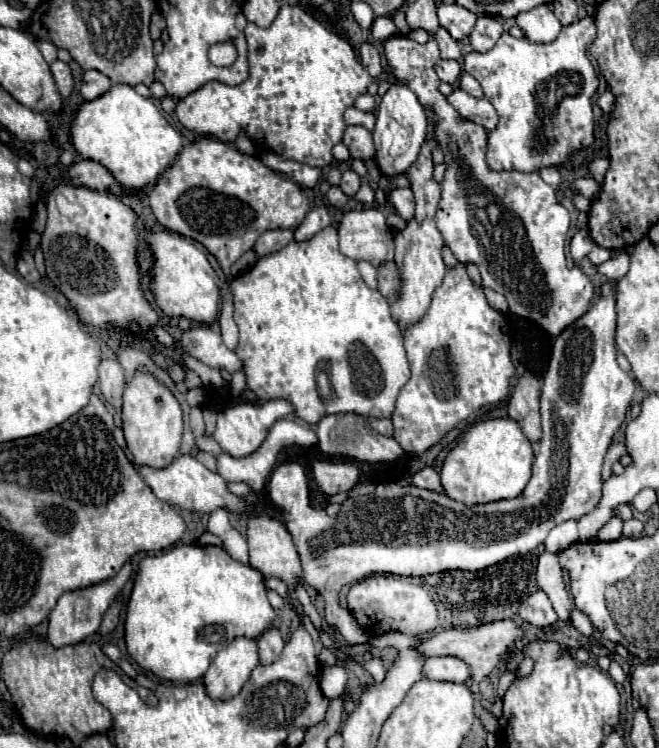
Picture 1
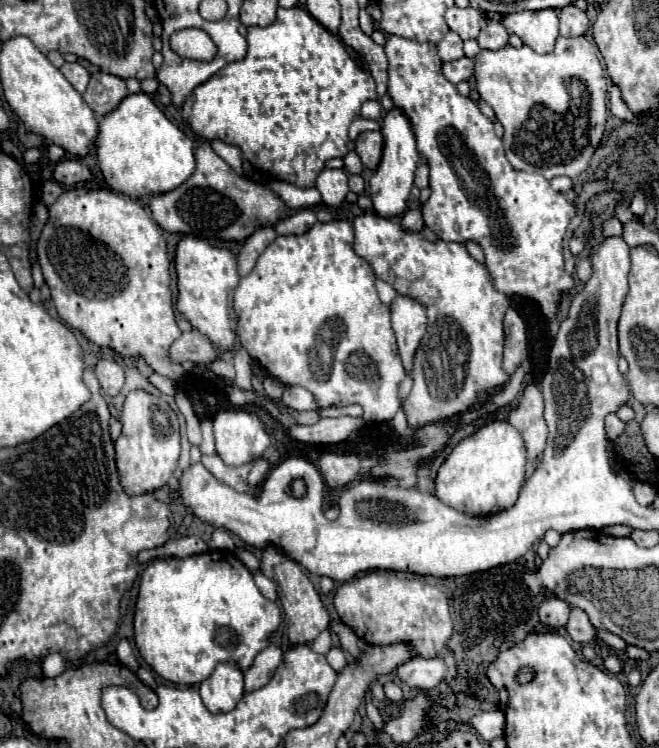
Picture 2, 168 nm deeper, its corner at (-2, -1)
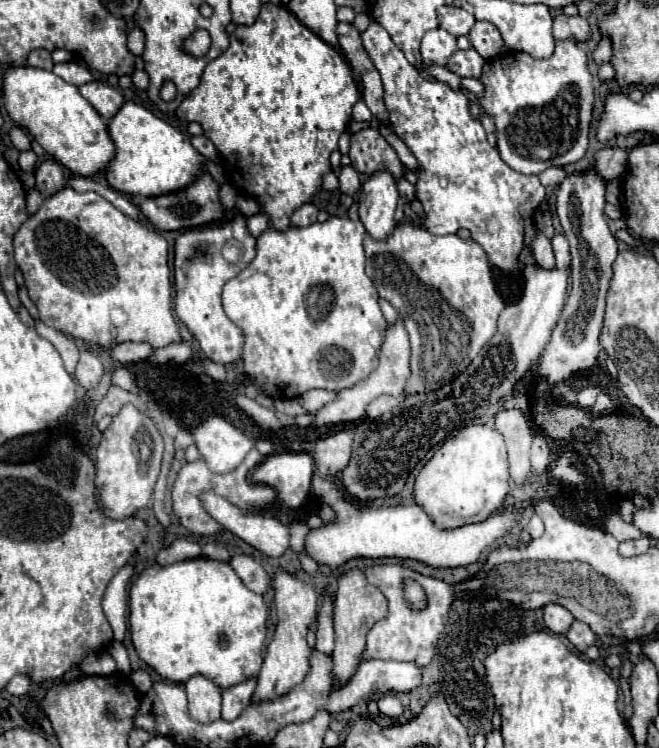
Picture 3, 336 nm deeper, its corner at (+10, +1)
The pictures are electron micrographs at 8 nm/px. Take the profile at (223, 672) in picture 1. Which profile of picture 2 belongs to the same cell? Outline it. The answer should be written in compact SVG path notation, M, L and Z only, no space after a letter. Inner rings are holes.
M220 662L200 684L200 696L212 714L230 712L244 694L244 672L236 662Z

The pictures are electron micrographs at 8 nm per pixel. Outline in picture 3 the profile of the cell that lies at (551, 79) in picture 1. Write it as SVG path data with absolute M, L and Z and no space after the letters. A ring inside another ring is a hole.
M566 40L566 42L556 42L556 52L546 58L546 60L536 60L524 52L512 52L512 54L504 54L502 58L492 58L484 64L484 72L482 72L482 84L486 88L484 96L478 100L482 110L494 120L498 132L498 152L502 156L502 160L512 166L514 170L522 172L522 174L540 174L542 170L550 168L550 166L566 166L566 164L572 164L572 162L578 162L584 154L586 154L586 148L588 148L588 132L590 132L590 124L592 124L592 108L594 108L594 92L592 92L592 74L588 70L588 56L584 54L584 50L578 48L578 44L572 44L572 40Z

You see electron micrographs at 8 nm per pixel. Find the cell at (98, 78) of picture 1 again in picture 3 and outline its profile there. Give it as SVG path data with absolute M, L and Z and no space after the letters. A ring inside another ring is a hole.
M88 82L88 84L80 86L78 90L106 120L110 120L124 104L124 96L120 94L120 90L116 90L108 84L102 84L102 82Z

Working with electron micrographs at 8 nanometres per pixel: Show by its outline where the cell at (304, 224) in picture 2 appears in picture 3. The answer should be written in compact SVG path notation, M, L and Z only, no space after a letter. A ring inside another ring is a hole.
M302 204L294 214L292 214L292 226L310 226L312 218L316 222L318 208L314 204Z

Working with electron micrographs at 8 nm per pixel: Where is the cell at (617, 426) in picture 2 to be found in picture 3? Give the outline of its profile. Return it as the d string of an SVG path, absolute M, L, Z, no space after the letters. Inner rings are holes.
M590 384L590 386L584 386L582 390L580 390L580 394L578 394L578 404L582 406L582 408L592 408L592 404L596 402L596 396L598 396L598 386L594 386L594 384Z

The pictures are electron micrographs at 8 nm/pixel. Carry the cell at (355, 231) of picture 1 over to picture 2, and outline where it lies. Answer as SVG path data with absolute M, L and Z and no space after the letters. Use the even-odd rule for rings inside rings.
M364 212L354 220L354 252L364 258L372 266L376 276L386 280L398 294L422 300L428 312L428 334L422 338L410 370L414 386L402 404L408 426L412 430L424 428L426 424L442 424L452 416L466 412L468 406L476 402L480 392L494 396L506 388L510 376L502 368L502 318L508 308L508 298L492 288L484 266L466 252L464 244L444 240L426 242L422 240L420 232L408 232L390 218L382 218L374 212Z

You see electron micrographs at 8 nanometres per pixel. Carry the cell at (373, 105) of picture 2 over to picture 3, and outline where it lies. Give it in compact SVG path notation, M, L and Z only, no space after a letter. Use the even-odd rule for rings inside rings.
M358 100L352 118L354 118L356 122L370 122L370 120L372 120L372 112L368 110L368 106L366 106L362 100Z

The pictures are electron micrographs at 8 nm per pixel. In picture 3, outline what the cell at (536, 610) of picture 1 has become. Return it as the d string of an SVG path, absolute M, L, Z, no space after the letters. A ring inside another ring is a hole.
M560 604L544 606L544 622L556 634L566 634L574 620L576 618L564 606L560 606Z

